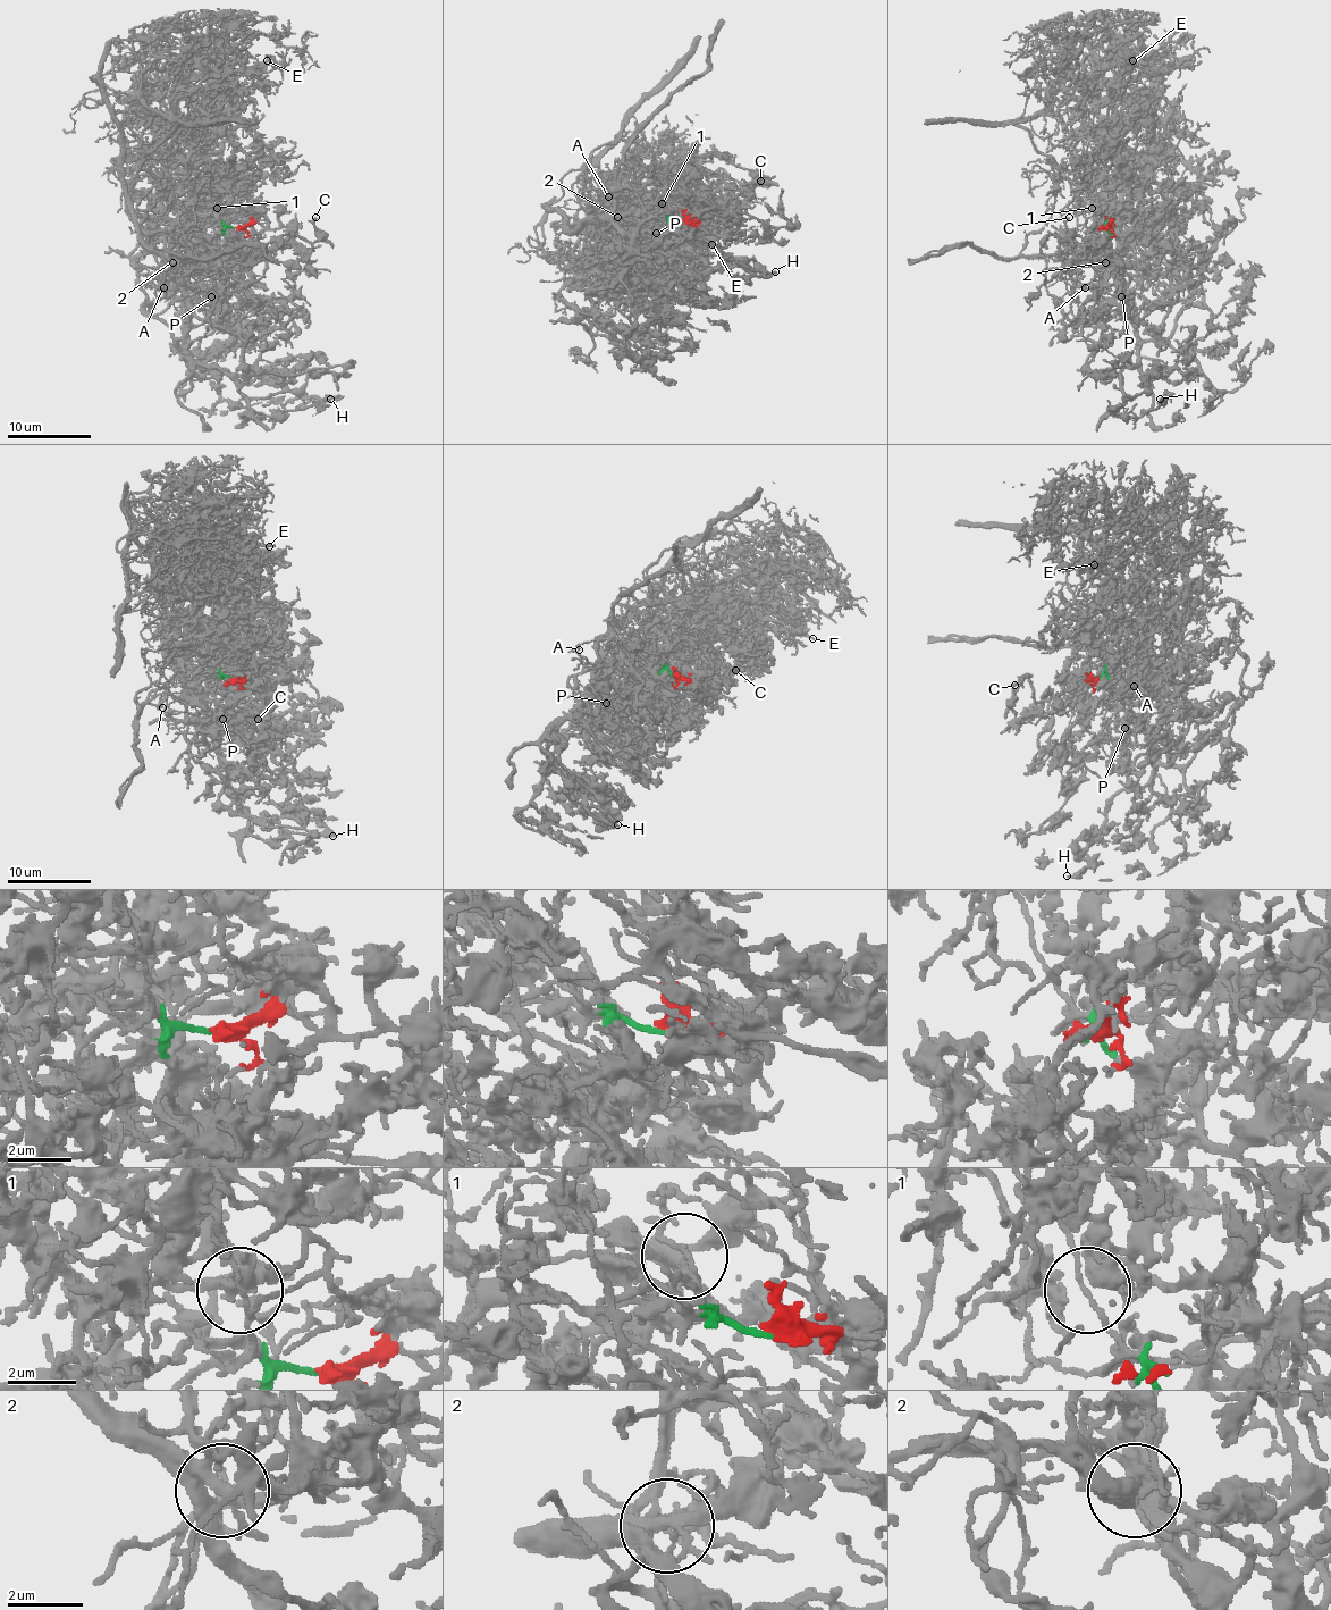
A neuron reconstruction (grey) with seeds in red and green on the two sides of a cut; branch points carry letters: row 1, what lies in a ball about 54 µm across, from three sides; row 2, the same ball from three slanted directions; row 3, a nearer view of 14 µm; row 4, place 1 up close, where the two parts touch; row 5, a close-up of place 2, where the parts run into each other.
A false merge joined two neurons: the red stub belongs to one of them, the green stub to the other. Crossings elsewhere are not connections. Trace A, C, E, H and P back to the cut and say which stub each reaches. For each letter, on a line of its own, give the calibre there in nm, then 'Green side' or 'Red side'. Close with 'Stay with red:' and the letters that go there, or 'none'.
A: Thickness 220 nm. Green side
C: Thickness 280 nm. Red side
E: Thickness 150 nm. Green side
H: Thickness 280 nm. Red side
P: Thickness 160 nm. Green side
Stay with red: C, H

